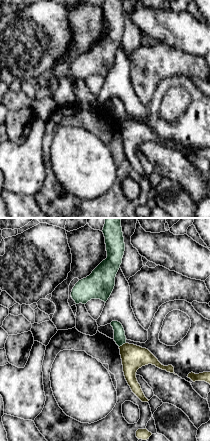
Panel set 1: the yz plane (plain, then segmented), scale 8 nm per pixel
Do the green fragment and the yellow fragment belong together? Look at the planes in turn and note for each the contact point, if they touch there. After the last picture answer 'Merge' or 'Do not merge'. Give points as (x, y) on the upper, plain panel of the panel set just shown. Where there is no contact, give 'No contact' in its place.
Touches green at (122, 120)

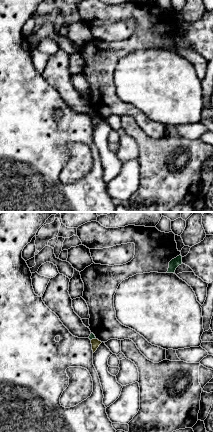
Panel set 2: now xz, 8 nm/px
Touches green at (93, 114)

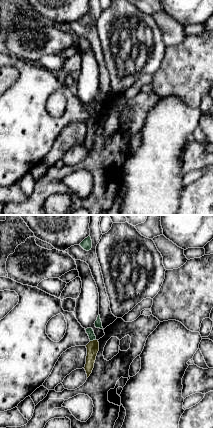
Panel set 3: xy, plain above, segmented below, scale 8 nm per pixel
Touches green at (92, 116)

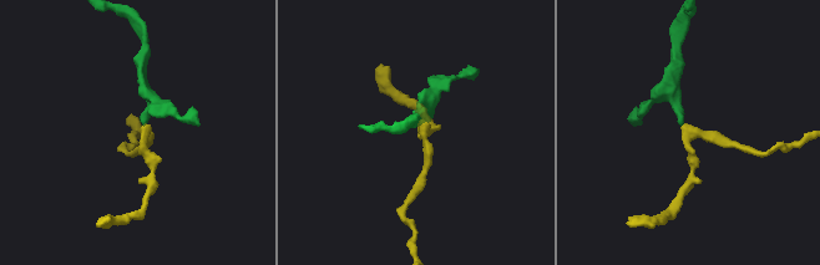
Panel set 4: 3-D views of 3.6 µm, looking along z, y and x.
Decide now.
Do not merge

